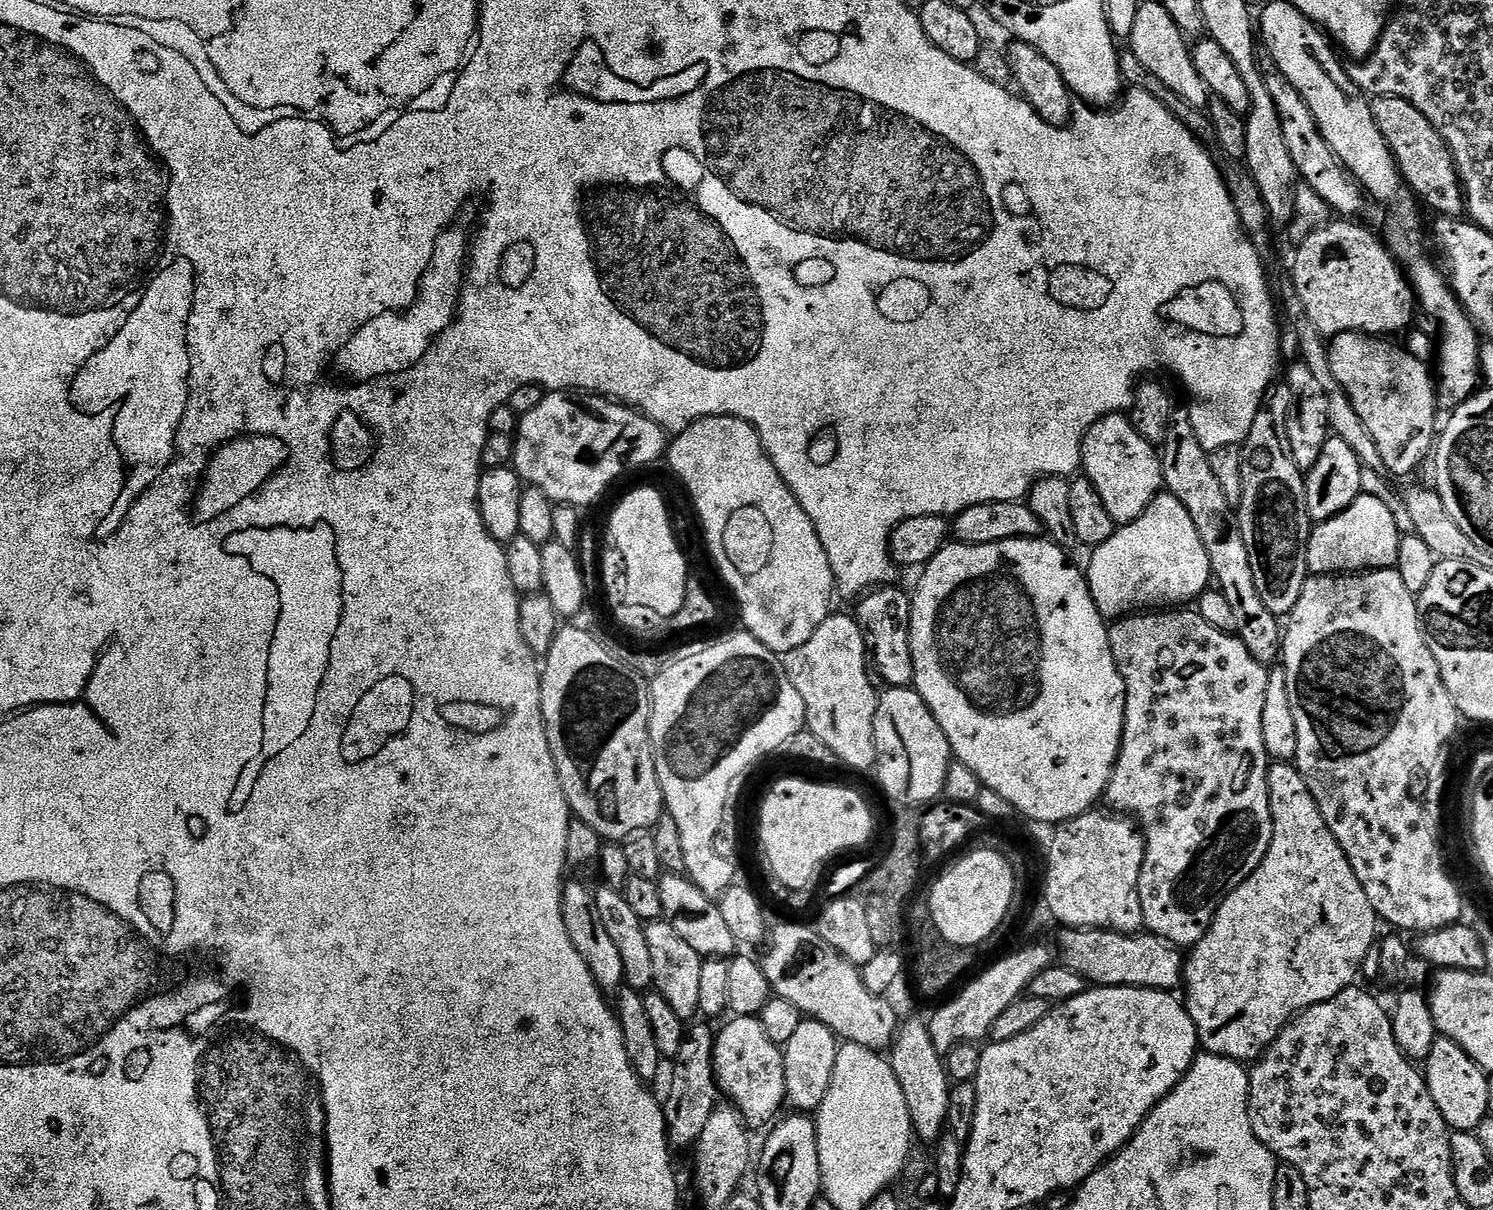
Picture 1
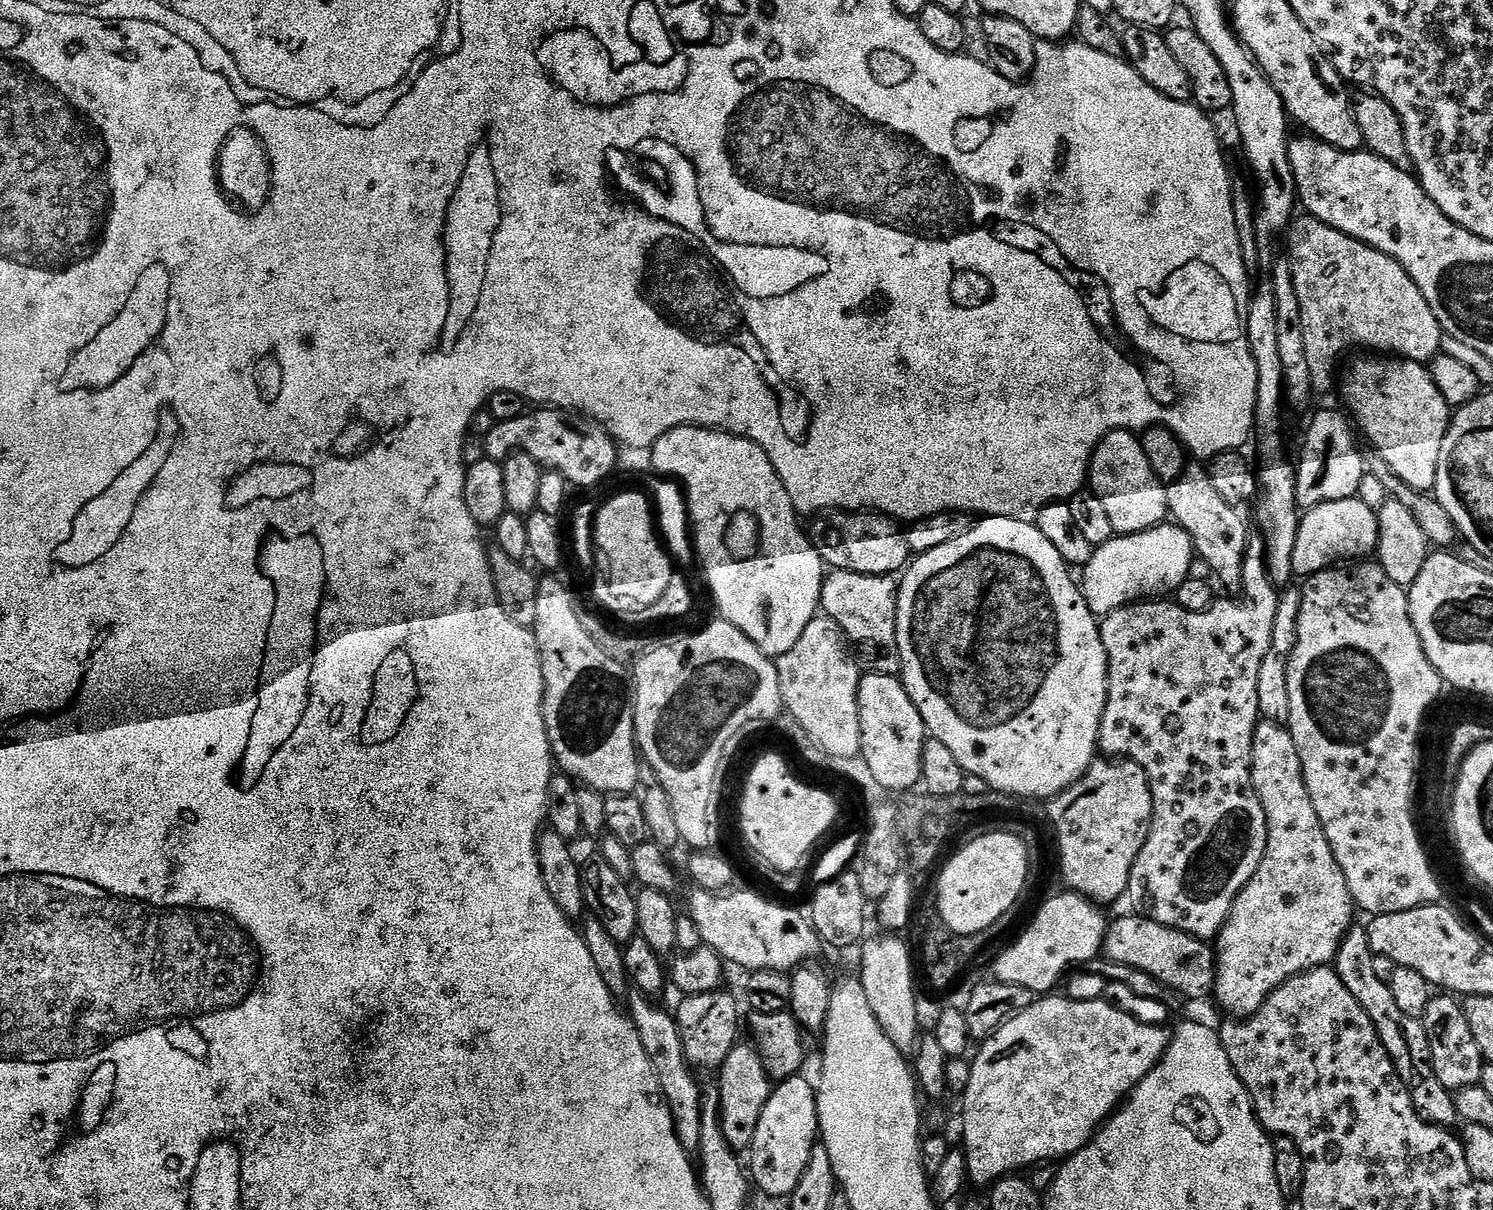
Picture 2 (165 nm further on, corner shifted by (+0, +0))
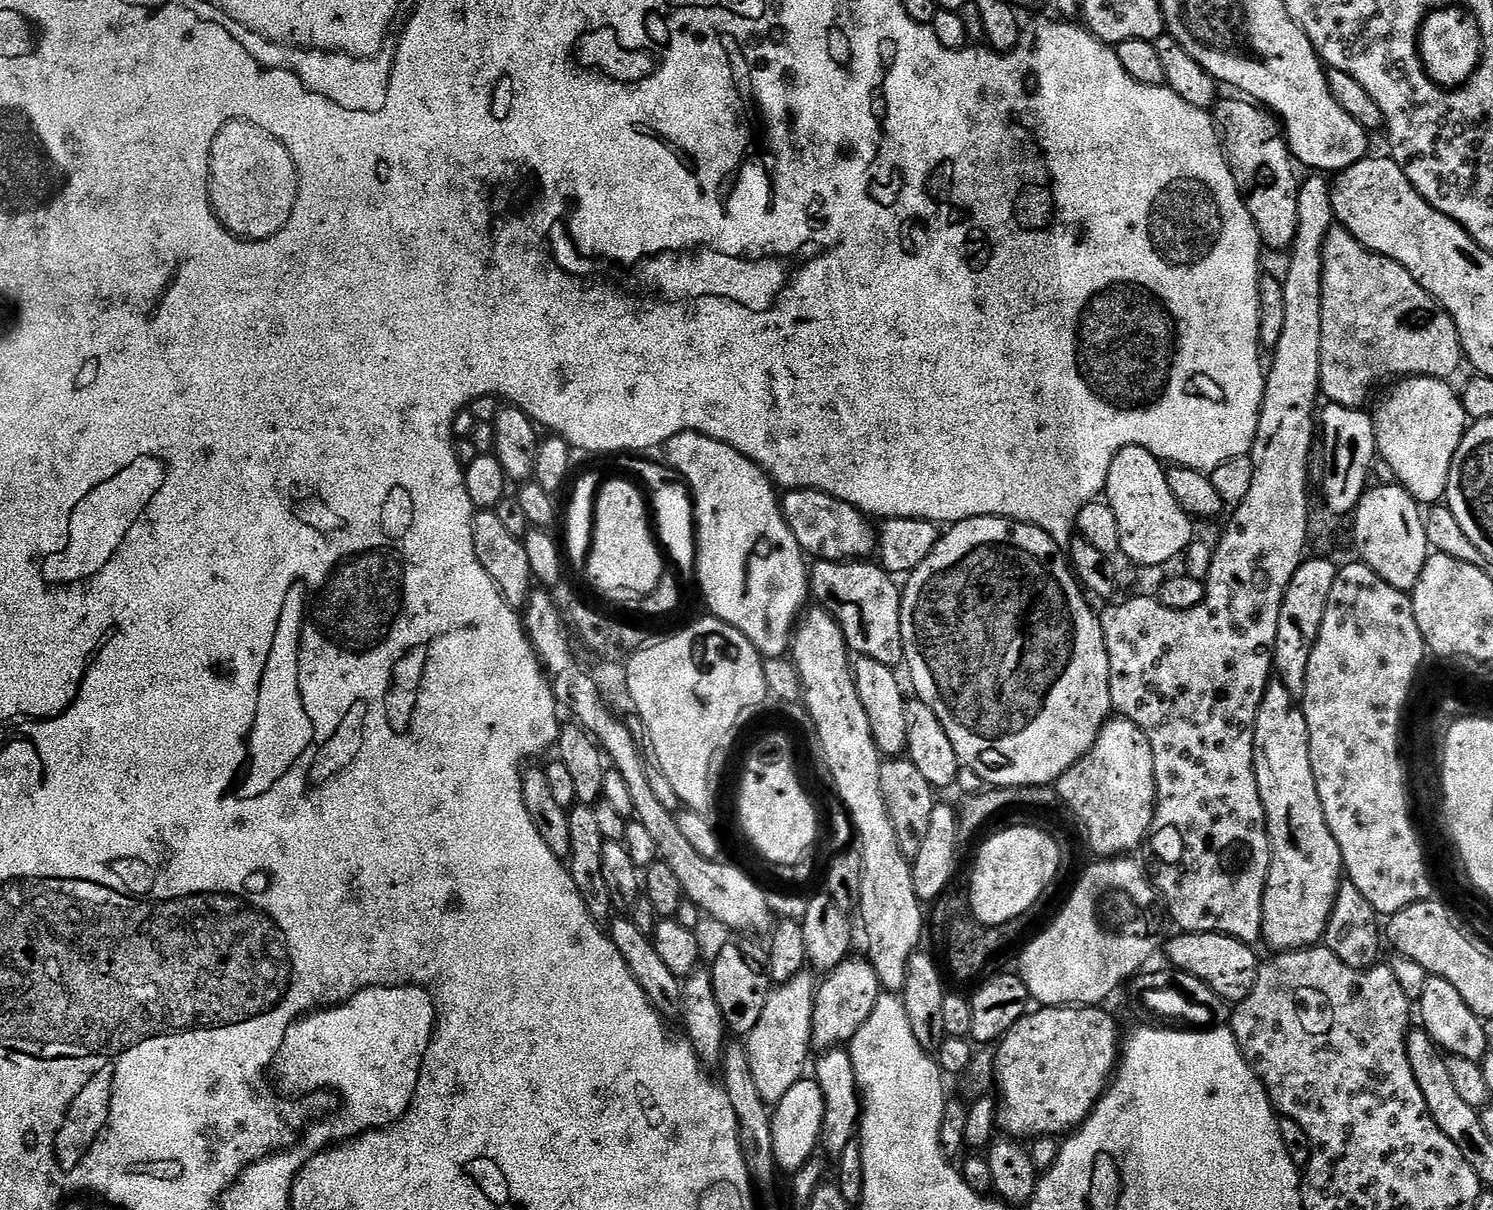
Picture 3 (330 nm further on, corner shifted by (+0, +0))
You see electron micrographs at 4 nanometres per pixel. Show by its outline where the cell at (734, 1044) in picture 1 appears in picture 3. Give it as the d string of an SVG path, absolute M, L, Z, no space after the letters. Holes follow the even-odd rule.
M846 959L834 971L827 973L819 981L816 989L812 1019L813 1049L817 1053L824 1054L837 1046L844 1046L851 1042L854 1034L862 1030L866 1018L870 1018L881 994L880 979L867 959Z

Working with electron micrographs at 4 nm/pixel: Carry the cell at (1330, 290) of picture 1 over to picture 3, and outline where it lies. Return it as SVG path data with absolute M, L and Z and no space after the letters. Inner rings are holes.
M1333 226L1331 230L1326 234L1326 242L1322 246L1322 354L1320 355L1320 390L1323 396L1323 399L1327 401L1329 404L1337 404L1338 406L1346 406L1347 408L1358 408L1363 409L1365 407L1364 403L1368 400L1368 395L1372 392L1372 387L1375 384L1380 384L1383 380L1388 380L1391 376L1396 376L1395 378L1411 378L1413 376L1432 376L1435 380L1448 380L1452 378L1452 375L1455 374L1456 371L1460 368L1460 360L1465 359L1464 355L1464 347L1460 345L1460 335L1458 334L1458 330L1454 326L1454 322L1451 318L1448 317L1447 312L1444 311L1443 308L1440 307L1440 303L1437 302L1429 294L1426 289L1423 288L1421 284L1418 282L1414 282L1414 278L1408 273L1406 269L1403 268L1401 264L1398 262L1394 262L1390 258L1386 258L1385 256L1379 256L1378 253L1372 252L1369 248L1364 248L1354 237L1345 228L1339 226Z

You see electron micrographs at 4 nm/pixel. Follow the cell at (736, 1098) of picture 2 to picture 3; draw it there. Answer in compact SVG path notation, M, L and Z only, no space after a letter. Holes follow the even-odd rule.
M801 974L769 991L762 1018L758 1018L758 1026L748 1032L746 1047L750 1058L750 1074L754 1074L754 1086L758 1086L758 1094L769 1106L782 1102L790 1086L805 1079L804 1067L808 1064L808 1055L814 1052L812 1019L817 987L815 979L812 981L808 974Z

